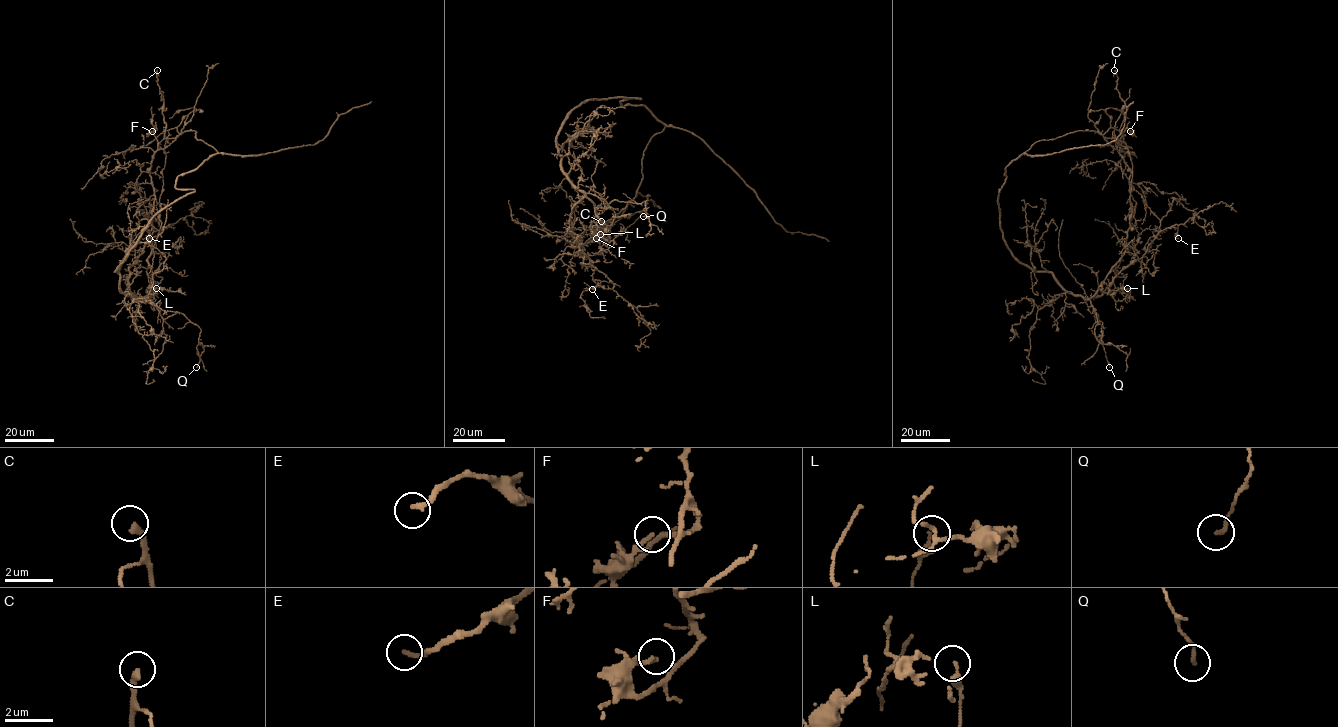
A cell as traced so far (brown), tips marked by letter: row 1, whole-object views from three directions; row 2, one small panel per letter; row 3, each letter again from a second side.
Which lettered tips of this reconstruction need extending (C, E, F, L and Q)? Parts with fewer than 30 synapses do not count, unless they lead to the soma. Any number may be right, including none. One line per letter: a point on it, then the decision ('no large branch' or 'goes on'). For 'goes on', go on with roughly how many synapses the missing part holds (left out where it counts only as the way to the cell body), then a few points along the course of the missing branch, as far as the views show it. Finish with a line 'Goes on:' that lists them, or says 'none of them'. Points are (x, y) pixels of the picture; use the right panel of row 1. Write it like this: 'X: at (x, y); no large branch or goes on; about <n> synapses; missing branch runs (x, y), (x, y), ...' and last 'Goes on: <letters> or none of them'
C: at (1114, 70); goes on; about 45 synapses; missing branch runs (1114, 70), (1105, 43), (1132, 32), (1143, 13), (1153, 8)
E: at (1178, 238); goes on; about 70 synapses; missing branch runs (1178, 238), (1227, 229), (1232, 234)
F: at (1130, 131); no large branch
L: at (1127, 288); no large branch
Q: at (1109, 367); no large branch
Goes on: C, E

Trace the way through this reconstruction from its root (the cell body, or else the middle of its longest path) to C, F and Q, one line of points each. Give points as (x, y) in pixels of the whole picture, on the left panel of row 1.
C: (131, 248), (157, 213), (194, 191), (177, 189), (177, 177), (217, 153), (194, 131), (166, 138), (157, 70)
F: (131, 248), (115, 271), (120, 289), (141, 299), (152, 278), (150, 167), (158, 145), (152, 131)
Q: (131, 248), (115, 270), (120, 289), (150, 299), (163, 318), (182, 313), (198, 326), (196, 367)

